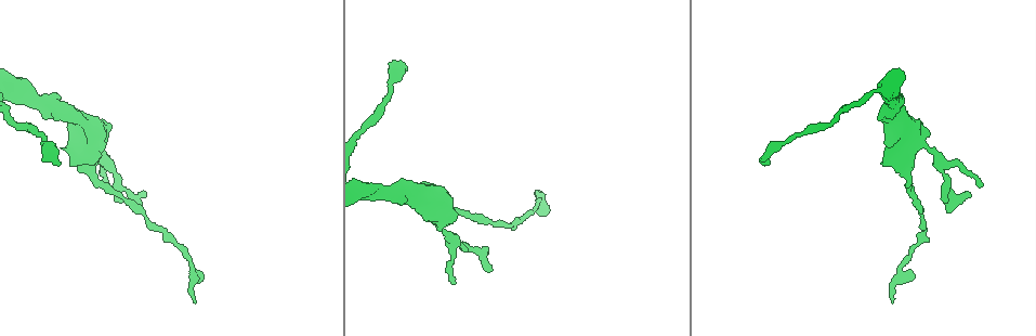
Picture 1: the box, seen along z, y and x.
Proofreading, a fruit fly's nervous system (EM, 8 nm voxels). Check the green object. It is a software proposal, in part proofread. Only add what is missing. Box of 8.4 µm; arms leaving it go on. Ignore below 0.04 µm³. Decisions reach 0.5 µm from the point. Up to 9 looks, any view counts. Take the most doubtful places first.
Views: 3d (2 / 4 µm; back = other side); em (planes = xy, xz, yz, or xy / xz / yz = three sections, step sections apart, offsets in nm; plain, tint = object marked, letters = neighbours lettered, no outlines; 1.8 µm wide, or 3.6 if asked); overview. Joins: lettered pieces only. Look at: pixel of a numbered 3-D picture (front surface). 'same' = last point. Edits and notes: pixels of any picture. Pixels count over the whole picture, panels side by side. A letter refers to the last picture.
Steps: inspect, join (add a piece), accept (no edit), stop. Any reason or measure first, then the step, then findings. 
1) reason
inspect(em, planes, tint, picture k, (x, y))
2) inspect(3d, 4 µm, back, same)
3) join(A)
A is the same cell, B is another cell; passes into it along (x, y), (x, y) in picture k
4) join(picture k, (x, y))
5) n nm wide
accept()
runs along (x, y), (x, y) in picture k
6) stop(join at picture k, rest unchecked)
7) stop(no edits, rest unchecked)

branch stops here
inspect(em, planes, letters, picture 1, (193, 301))

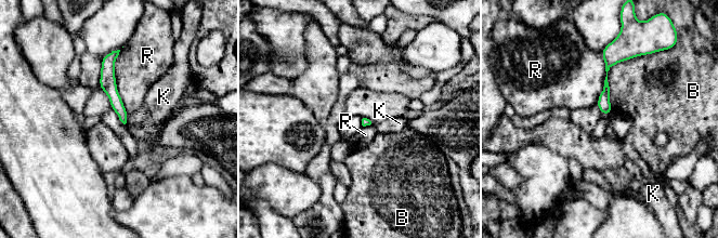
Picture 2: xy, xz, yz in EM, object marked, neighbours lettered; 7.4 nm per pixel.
accept()
B, K and R are other cells; border along (119, 50), (115, 83), (128, 113) in picture 2; none of them fits

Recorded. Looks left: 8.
long arm stops here
inspect(em, xz, step 16, tint, picture 1, (405, 67))

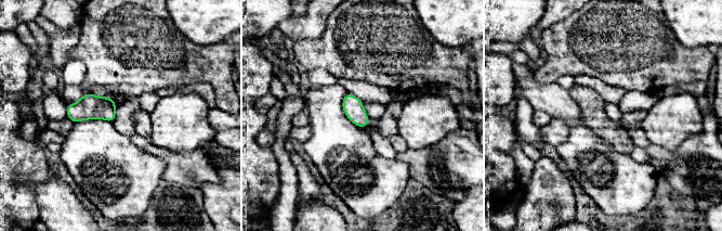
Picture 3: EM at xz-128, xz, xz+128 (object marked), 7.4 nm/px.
another direction
inspect(em, planes, letters, same)

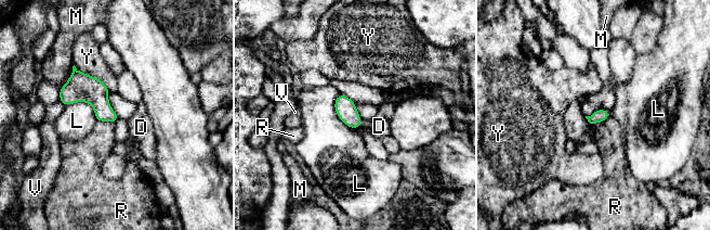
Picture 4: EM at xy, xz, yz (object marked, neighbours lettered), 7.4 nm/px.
join(D)
D is the same cell, L, M, R, V and Y are other cells; passes into it along (345, 109), (360, 124), (379, 126) in picture 4; the neuron continues

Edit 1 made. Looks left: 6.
inspect(overview)

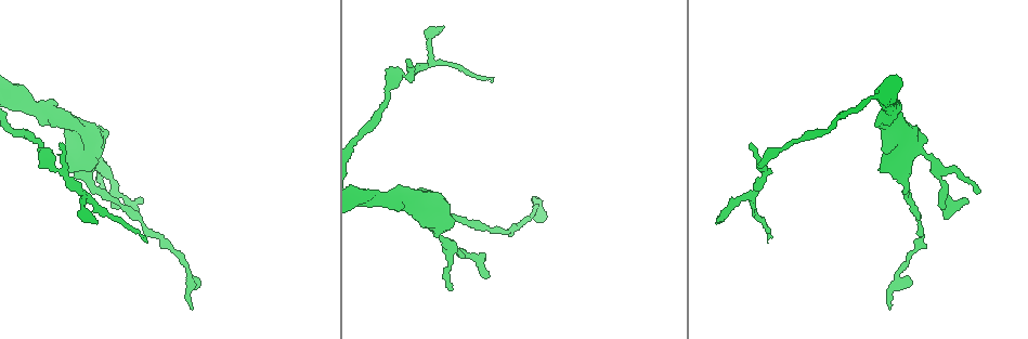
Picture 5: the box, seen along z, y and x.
thin end
inspect(3d, 2 µm, picture 5, (963, 198))

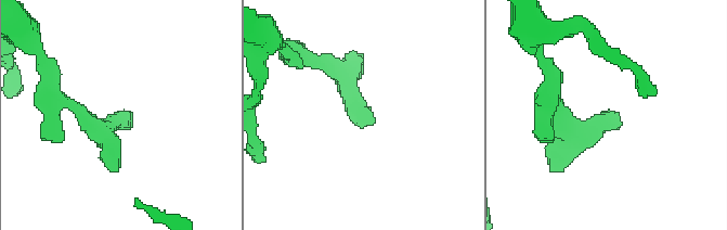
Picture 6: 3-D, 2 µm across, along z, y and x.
shape alone is not enough
inspect(em, planes, letters, picture 6, (613, 111))

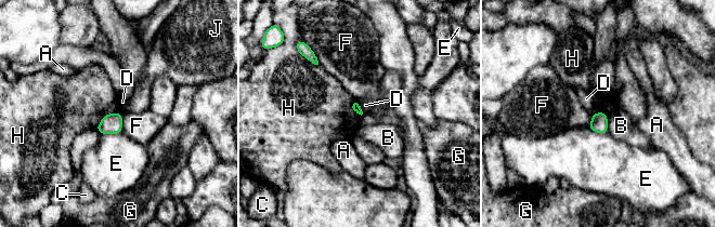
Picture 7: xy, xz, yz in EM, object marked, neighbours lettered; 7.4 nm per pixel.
accept()
A, B, C, D, E, F, G, H and J are other cells; border along (118, 110), (106, 114), (95, 129) in picture 7; no lettered piece goes on from it

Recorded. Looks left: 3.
thin end
inspect(3d, 4 µm, picture 5, (95, 221))

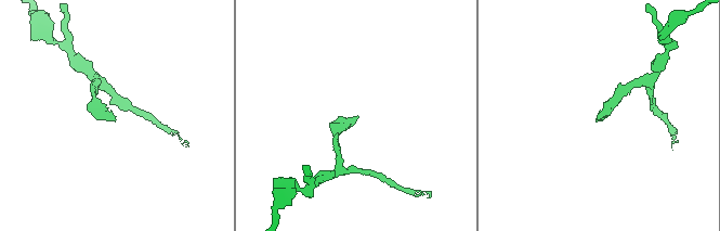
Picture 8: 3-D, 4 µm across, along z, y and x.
inspect(em, xy, step 8, plain, picture 8, (597, 118))

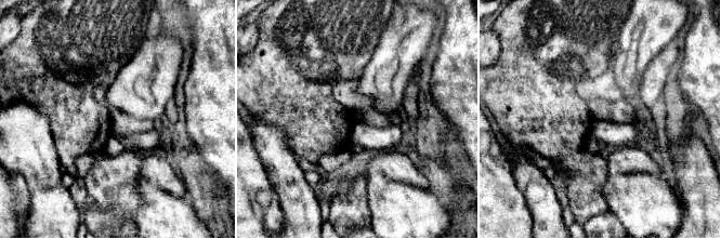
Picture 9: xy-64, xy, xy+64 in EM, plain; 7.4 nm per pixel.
inspect(em, xy, step 8, letters, same)

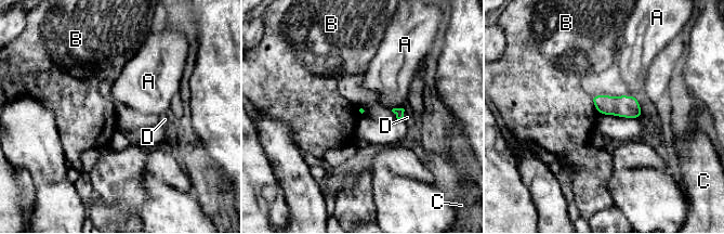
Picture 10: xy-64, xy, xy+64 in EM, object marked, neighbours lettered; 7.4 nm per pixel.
join(D)
D is the same cell, A, B and C are other cells; passes into it along (398, 113), (403, 115), (407, 117) in picture 10; it goes on there

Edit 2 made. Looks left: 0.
stop(join at picture 4, join at picture 10, rest unchecked)

